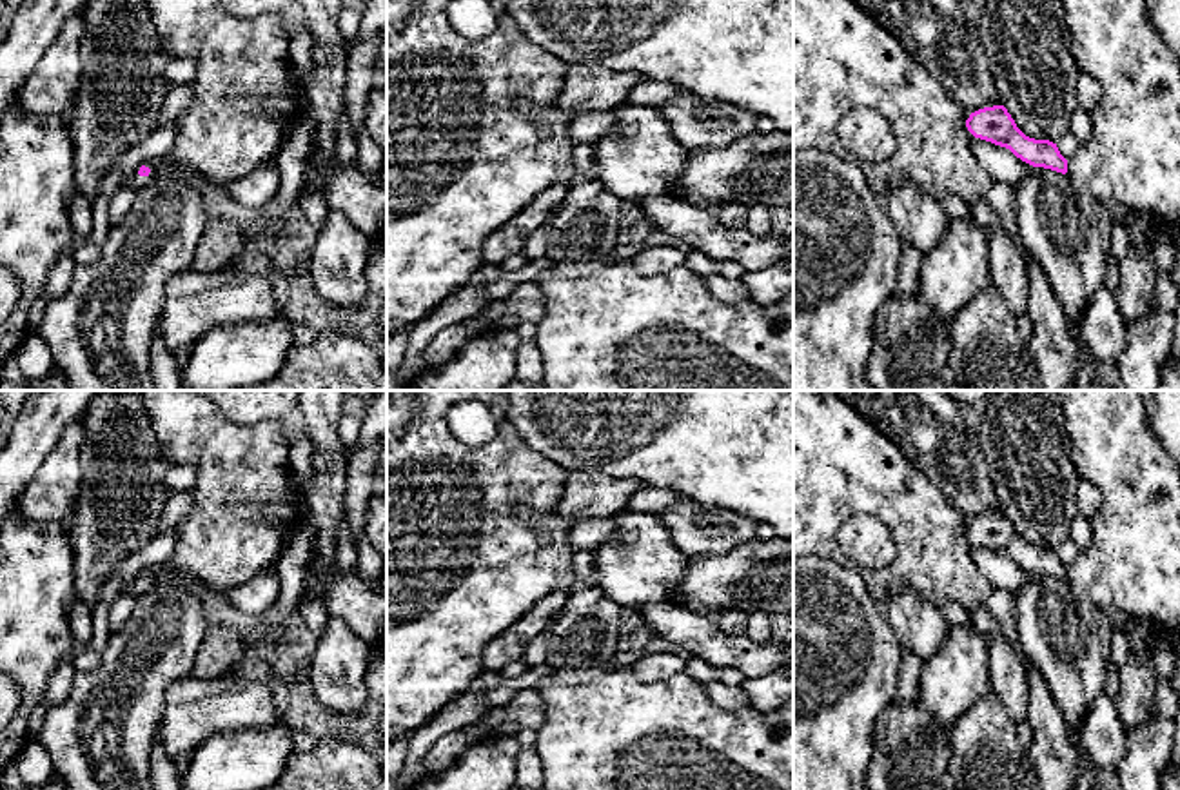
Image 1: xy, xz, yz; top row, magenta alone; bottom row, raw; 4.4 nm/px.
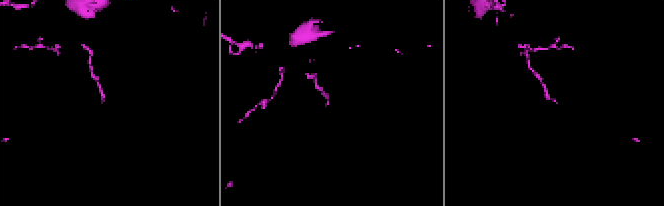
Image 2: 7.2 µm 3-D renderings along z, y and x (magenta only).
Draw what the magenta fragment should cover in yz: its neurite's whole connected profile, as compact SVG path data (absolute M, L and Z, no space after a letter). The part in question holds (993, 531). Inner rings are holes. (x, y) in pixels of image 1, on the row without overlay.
M1004 512L984 514L969 521L968 538L980 547L1009 556L1017 565L1057 579L1067 579L1067 567L1057 550L1026 543Z

